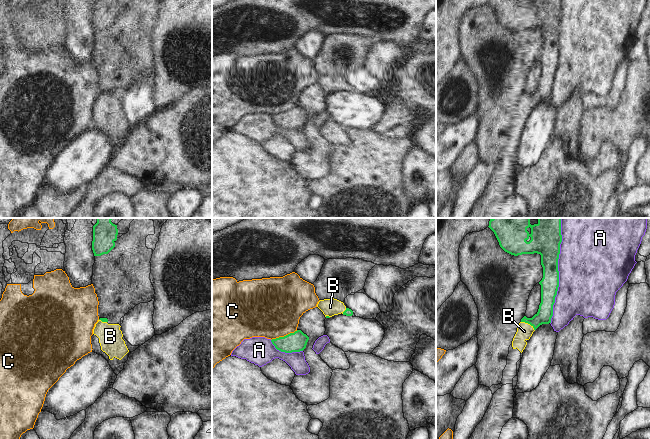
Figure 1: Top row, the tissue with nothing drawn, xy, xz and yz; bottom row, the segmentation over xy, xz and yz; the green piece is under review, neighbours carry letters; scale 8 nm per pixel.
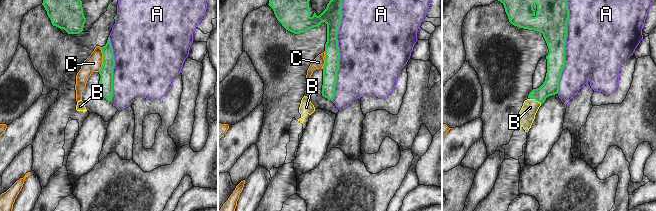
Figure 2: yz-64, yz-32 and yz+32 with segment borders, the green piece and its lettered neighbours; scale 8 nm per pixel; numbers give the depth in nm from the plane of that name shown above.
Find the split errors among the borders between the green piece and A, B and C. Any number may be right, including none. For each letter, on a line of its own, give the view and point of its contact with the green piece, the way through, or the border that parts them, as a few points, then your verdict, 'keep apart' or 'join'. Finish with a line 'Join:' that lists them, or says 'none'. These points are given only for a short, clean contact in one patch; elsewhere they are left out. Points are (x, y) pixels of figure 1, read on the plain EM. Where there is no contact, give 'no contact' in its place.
A: meets green in yz at (558, 50); keep apart
B: meets green in yz at (528, 99); runs through yz (545, 88), (533, 99), (528, 99), (524, 107); join
C: meets green in xz at (284, 112); keep apart
Join: B

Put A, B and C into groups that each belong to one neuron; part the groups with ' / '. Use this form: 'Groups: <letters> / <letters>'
Groups: A / B / C

